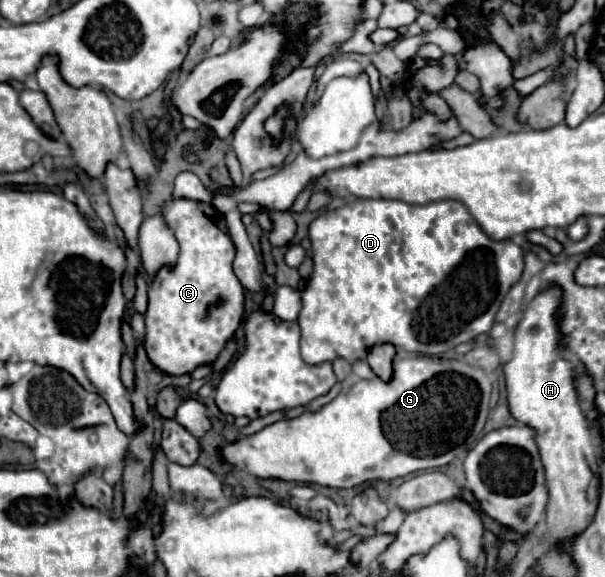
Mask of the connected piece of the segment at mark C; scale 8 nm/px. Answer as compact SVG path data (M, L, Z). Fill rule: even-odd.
M175 198L165 204L163 216L179 240L181 252L179 252L175 268L159 270L153 284L149 286L149 306L145 312L147 330L145 330L143 346L153 366L157 366L161 372L169 376L181 376L181 374L191 374L197 366L211 364L219 356L227 340L233 336L233 332L241 324L245 294L231 266L235 258L235 246L227 234L221 214L217 214L211 204L203 204L203 202L195 202L187 198ZM217 298L223 298L219 306L211 306L213 300Z

